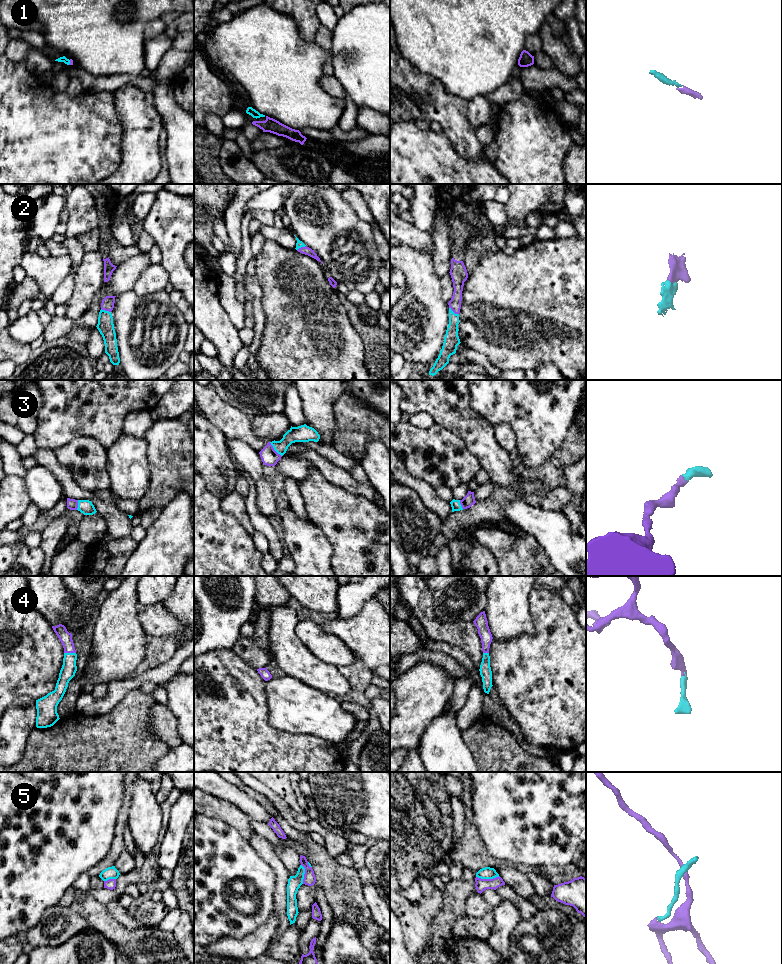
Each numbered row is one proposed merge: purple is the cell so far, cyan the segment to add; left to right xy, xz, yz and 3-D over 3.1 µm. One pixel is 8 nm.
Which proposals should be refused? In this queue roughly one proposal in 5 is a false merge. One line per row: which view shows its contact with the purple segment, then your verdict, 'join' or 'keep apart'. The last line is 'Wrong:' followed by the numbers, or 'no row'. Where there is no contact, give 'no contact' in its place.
1: contact in xy; join
2: contact in yz; join
3: contact in xz; join
4: contact in xy; join
5: contact in yz; join
Wrong: no row

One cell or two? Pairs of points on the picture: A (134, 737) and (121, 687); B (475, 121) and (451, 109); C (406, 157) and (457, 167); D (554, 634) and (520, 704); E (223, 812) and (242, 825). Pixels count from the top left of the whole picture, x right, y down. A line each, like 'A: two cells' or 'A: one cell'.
A: two cells
B: two cells
C: one cell
D: one cell
E: one cell

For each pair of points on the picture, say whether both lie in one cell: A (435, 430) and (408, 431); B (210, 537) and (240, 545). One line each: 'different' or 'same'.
A: same
B: same

